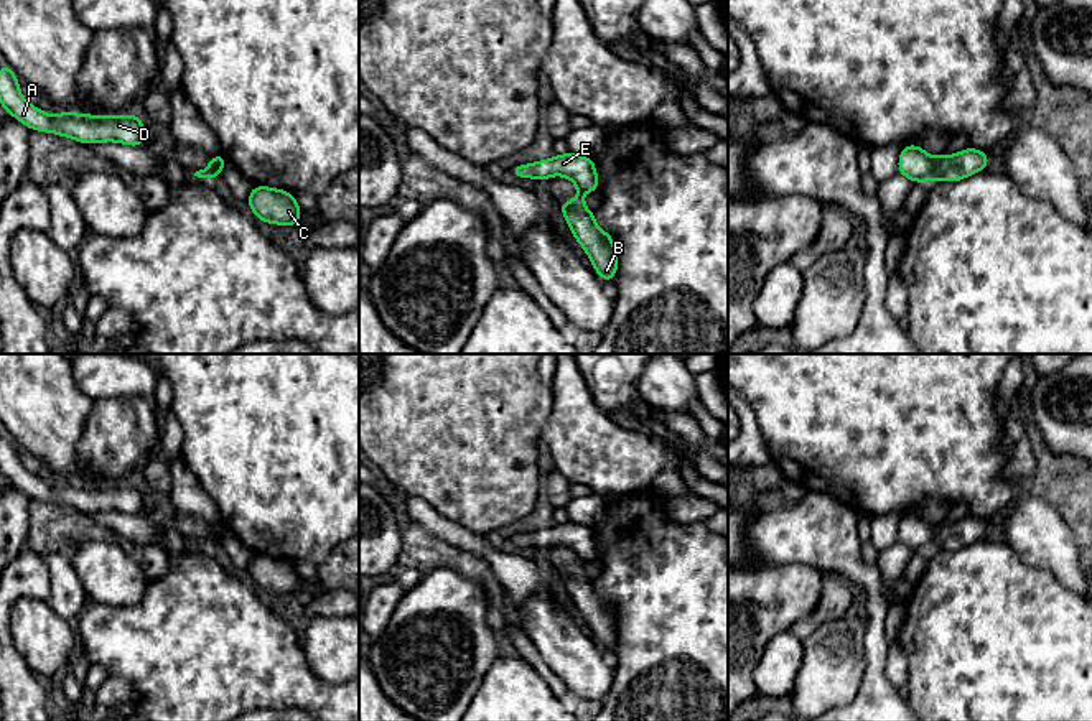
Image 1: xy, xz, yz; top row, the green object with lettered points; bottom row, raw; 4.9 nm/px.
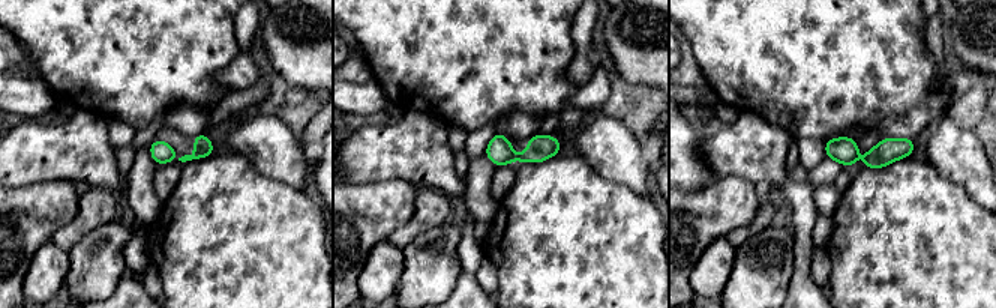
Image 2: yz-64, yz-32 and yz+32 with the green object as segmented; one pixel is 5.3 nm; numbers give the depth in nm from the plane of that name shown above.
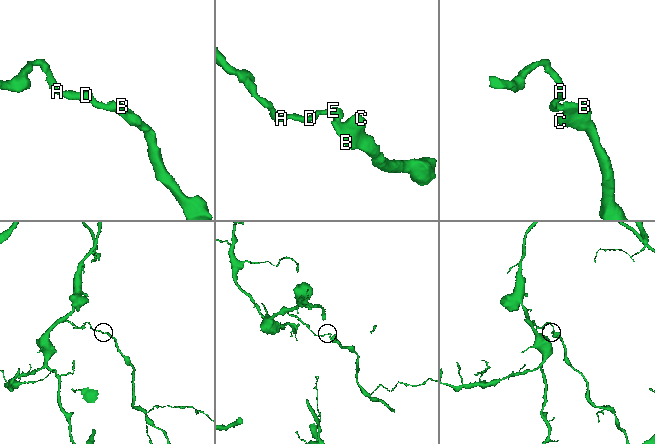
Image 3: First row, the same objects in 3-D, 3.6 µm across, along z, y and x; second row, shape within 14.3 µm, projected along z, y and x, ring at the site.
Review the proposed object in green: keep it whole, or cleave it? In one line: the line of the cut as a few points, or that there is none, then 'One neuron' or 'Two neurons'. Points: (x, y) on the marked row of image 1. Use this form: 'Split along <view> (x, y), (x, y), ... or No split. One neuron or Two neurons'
Split along yz (934, 160), (931, 178). Two neurons

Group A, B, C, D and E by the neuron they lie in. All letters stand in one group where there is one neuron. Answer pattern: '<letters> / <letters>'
A D E / B C

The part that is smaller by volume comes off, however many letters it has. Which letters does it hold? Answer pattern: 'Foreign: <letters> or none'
Foreign: B, C

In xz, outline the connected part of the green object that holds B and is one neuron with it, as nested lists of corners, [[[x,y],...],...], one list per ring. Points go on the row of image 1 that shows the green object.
[[[578,191],[573,201],[558,202],[560,211],[568,222],[575,240],[588,254],[595,272],[608,283],[616,277],[618,254],[613,237],[601,230],[595,222],[595,212],[588,211],[583,193]]]

